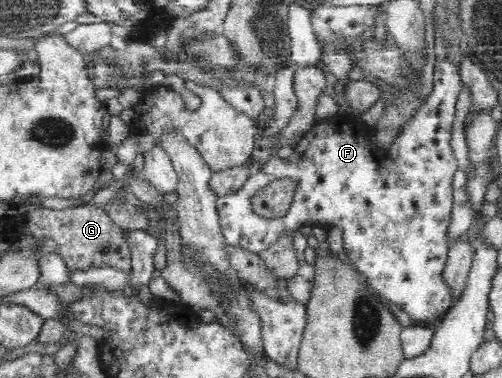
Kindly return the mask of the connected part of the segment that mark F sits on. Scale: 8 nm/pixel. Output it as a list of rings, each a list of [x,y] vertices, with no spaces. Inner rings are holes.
[[[447,59],[435,63],[431,93],[419,111],[401,125],[393,143],[385,148],[373,142],[373,127],[365,125],[358,115],[351,113],[317,120],[305,137],[293,147],[293,153],[288,158],[269,156],[237,191],[214,199],[225,243],[258,253],[266,250],[285,230],[293,232],[309,225],[319,225],[325,230],[338,228],[342,233],[346,259],[378,297],[384,301],[387,299],[389,305],[394,304],[403,309],[415,322],[442,317],[457,301],[451,286],[445,282],[443,271],[450,248],[448,231],[454,203],[453,175],[459,169],[451,139],[455,103],[461,86],[457,64]],[[287,177],[295,182],[294,196],[287,213],[271,219],[255,215],[251,211],[249,198],[271,181]]]

